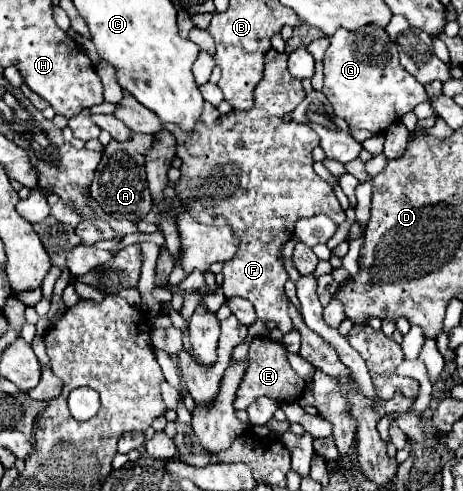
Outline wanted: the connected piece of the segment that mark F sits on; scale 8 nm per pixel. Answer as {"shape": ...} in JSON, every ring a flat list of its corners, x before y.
{"shape":[[274,49,266,55,266,69,264,77,254,91,254,107,248,111,230,111,228,115,220,115,216,107,204,103,204,111,196,123,194,131,182,131,180,127,166,123,164,127,176,137,178,157,182,159,182,177,178,181,178,197,184,209,202,223,208,225,232,225,236,235,240,237,240,249,232,261,226,261,222,267,224,275,224,295,230,297,244,297,248,299,258,319,262,321,276,321,282,333,292,329,288,309,286,309,286,295,284,283,288,281,288,271,282,263,282,247,292,239,294,225,302,217,326,215,338,227,346,221,346,213,340,207,332,187,314,173,312,169,312,149,318,145,318,137,308,125,300,125,294,121,286,121,284,117,304,99,304,89,298,79,294,79,286,69,286,53,276,53]]}

